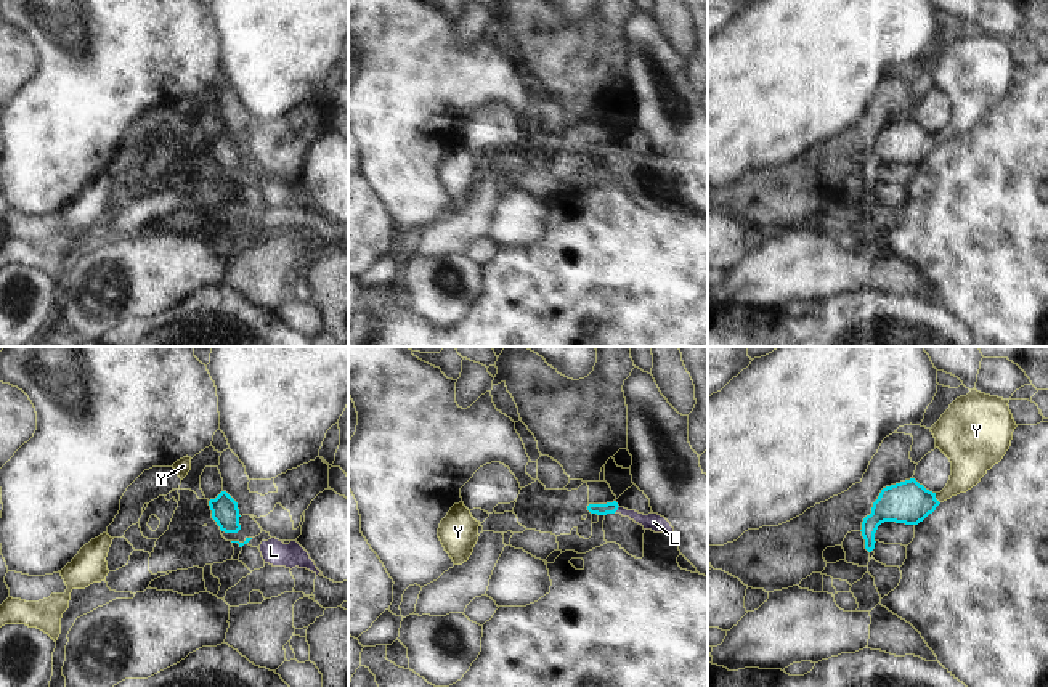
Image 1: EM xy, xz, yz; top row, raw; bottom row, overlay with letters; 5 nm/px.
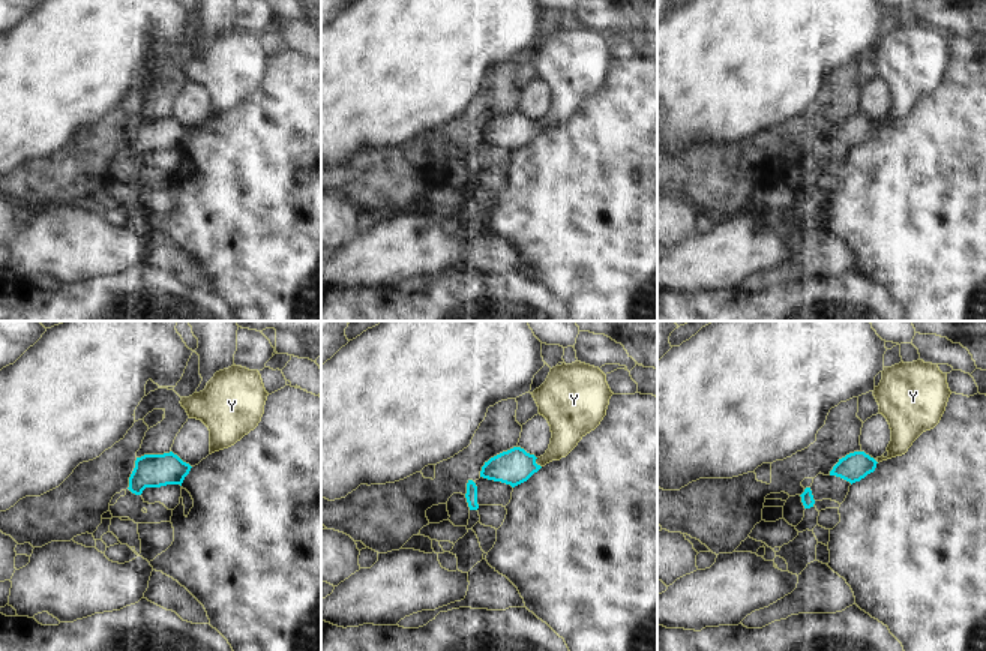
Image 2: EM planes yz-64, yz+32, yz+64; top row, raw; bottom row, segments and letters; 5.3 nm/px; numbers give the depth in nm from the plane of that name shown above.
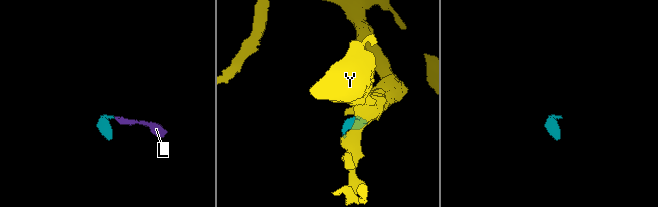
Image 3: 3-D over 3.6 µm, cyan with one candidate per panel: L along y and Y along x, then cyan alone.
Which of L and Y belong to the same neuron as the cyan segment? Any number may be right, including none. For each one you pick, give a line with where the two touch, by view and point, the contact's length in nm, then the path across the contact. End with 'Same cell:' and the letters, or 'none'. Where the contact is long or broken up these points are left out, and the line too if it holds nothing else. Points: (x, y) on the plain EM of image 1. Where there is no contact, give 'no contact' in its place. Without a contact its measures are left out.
L: xz (617, 150) | 40 nm | across xz (610, 148), (617, 150), (653, 162)
Y: yz (934, 138) | 60 nm | across yz (910, 143), (934, 138), (970, 103)
Same cell: L, Y

